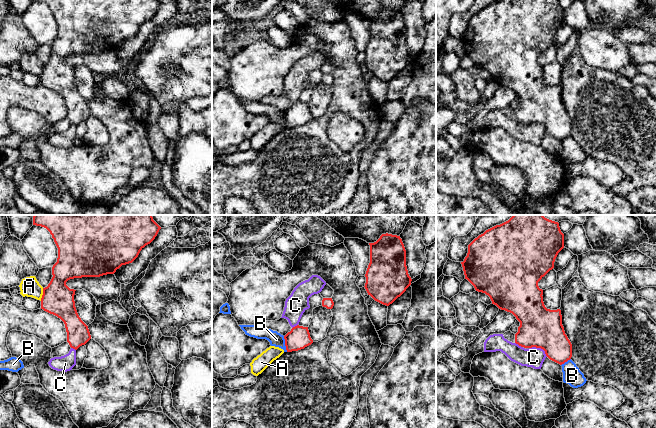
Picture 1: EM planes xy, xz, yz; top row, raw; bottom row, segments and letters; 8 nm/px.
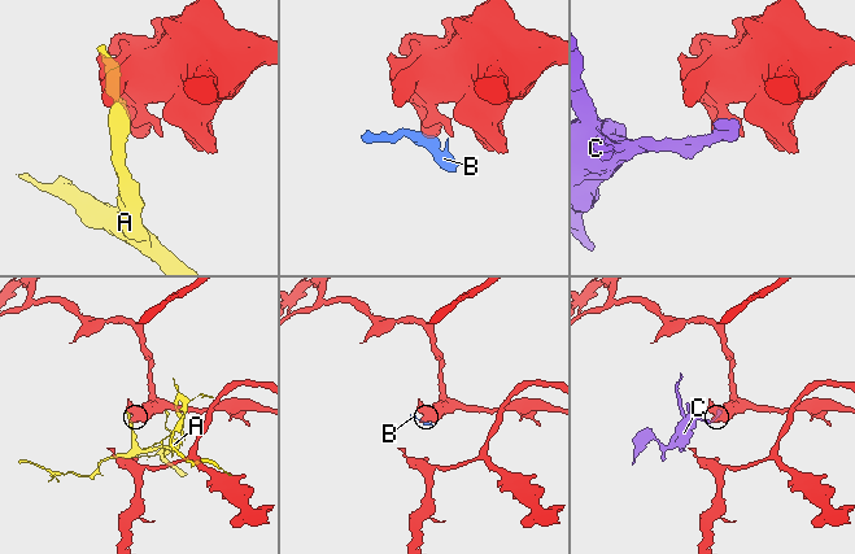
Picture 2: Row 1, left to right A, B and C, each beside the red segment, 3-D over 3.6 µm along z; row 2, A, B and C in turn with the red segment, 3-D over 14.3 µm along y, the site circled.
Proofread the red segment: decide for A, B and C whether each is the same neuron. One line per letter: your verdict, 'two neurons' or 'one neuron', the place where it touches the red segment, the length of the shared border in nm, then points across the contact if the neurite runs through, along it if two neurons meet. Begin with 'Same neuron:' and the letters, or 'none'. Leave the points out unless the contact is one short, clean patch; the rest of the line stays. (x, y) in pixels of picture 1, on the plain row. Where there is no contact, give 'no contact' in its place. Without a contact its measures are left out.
Same neuron: none
A: two neurons; meets red in xy at (43, 70); contact 110 nm long
B: two neurons; meets red in xz at (285, 120); contact 130 nm long; border along xz (283, 112), (287, 127)
C: two neurons; meets red in yz at (539, 123); contact 170 nm long; border along yz (529, 123), (540, 123), (547, 132)

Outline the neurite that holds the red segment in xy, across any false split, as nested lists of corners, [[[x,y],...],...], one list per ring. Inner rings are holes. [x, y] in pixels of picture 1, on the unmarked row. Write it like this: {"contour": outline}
{"contour": [[[33,0],[46,4],[58,24],[57,38],[52,43],[52,55],[43,64],[41,85],[60,94],[66,104],[67,118],[77,126],[91,111],[79,93],[74,77],[75,67],[66,58],[74,54],[100,53],[114,50],[122,41],[132,39],[140,27],[157,12],[158,0]]]}

